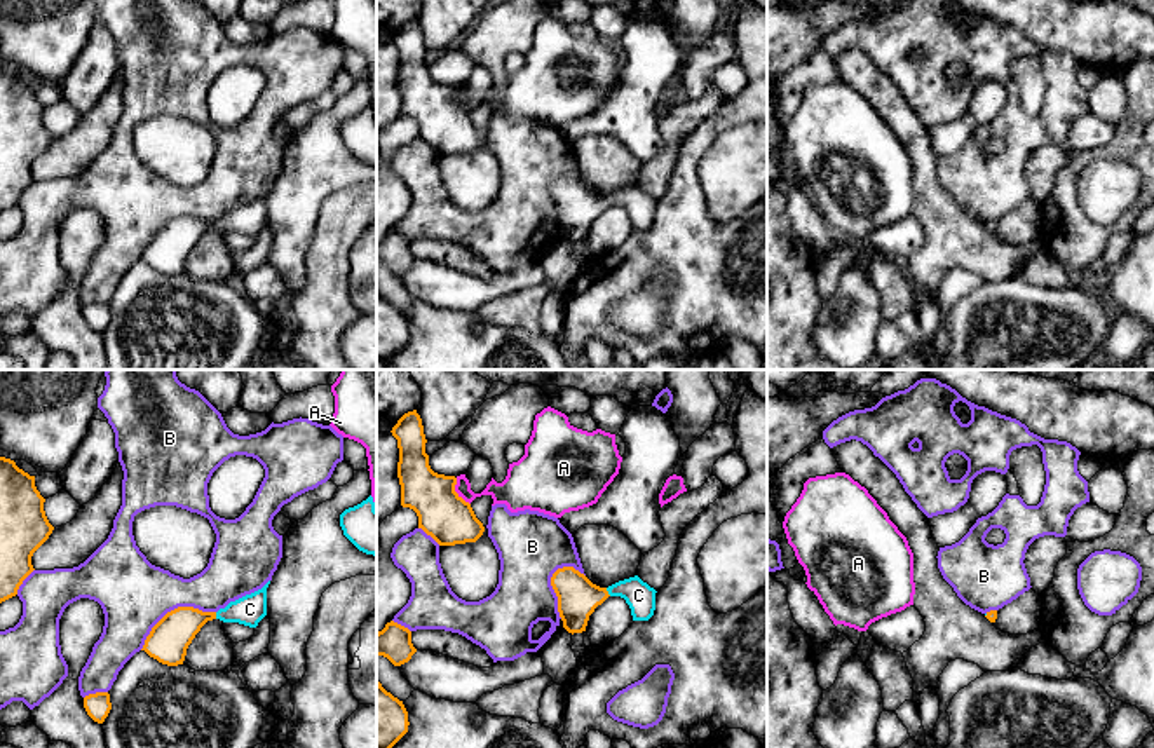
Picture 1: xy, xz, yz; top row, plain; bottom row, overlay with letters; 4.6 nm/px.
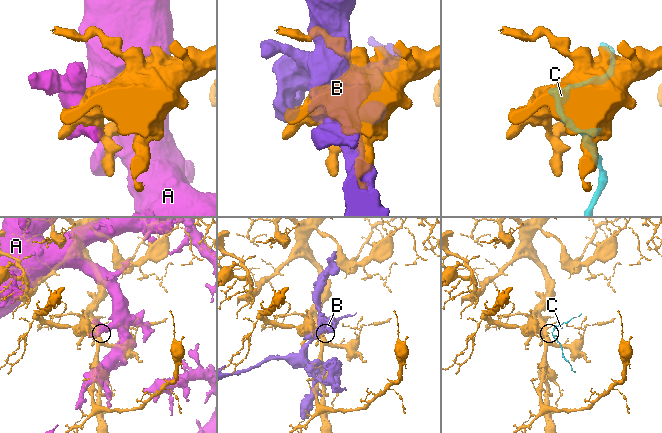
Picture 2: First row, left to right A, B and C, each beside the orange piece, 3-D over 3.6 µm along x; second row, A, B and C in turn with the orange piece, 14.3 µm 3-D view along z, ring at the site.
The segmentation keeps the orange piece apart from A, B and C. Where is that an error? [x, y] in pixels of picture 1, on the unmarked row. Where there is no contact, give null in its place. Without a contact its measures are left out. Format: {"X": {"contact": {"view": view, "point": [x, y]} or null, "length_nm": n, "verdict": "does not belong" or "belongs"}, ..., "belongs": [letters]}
{"A": {"contact": {"view": "xz", "point": [455, 102]}, "length_nm": 140, "verdict": "does not belong"}, "B": {"contact": {"view": "xy", "point": [175, 218]}, "length_nm": 400, "verdict": "does not belong"}, "C": {"contact": {"view": "xz", "point": [607, 201]}, "length_nm": 50, "verdict": "belongs"}, "belongs": ["C"]}

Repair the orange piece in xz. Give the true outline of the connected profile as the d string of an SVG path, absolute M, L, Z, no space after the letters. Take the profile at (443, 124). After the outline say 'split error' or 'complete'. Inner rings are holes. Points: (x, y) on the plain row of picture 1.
M417 19L404 23L390 42L399 58L401 115L417 122L418 138L439 155L476 152L485 136L471 113L455 101L457 87L431 78L427 49Z | complete

